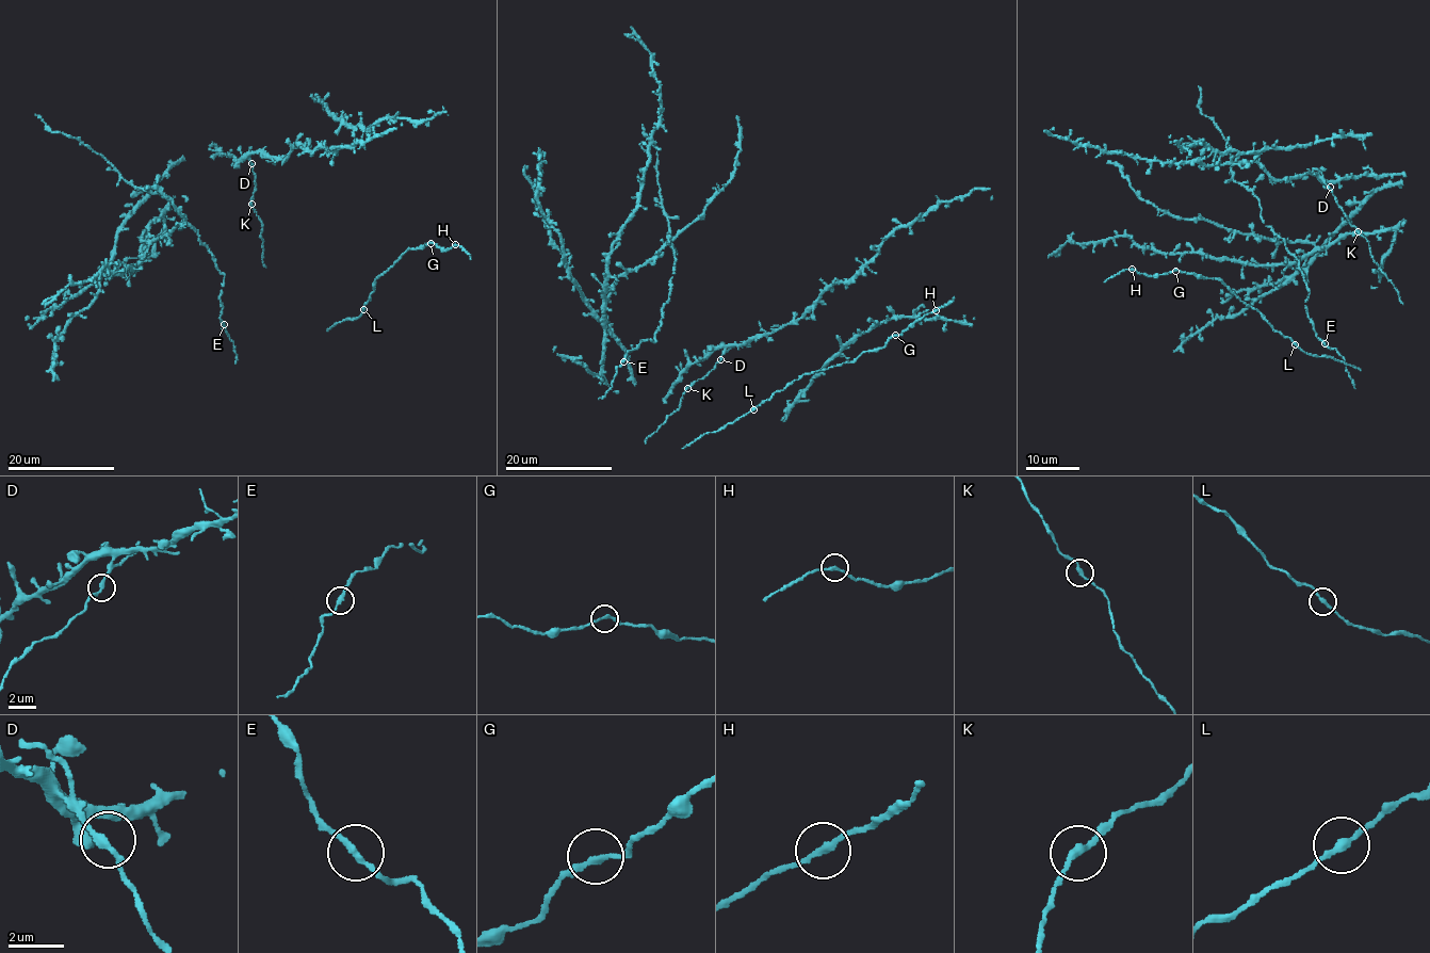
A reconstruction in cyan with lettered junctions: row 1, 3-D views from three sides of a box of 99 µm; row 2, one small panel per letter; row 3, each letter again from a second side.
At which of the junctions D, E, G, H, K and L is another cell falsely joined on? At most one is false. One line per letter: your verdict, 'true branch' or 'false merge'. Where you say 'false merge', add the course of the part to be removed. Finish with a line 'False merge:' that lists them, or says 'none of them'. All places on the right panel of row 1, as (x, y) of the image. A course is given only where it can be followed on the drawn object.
D: true branch
E: true branch
G: true branch
H: true branch
K: true branch
L: true branch
False merge: none of them

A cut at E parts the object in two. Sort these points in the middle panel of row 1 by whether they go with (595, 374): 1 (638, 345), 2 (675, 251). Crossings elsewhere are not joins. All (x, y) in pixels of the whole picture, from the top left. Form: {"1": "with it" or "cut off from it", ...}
{"1": "cut off from it", "2": "cut off from it"}

